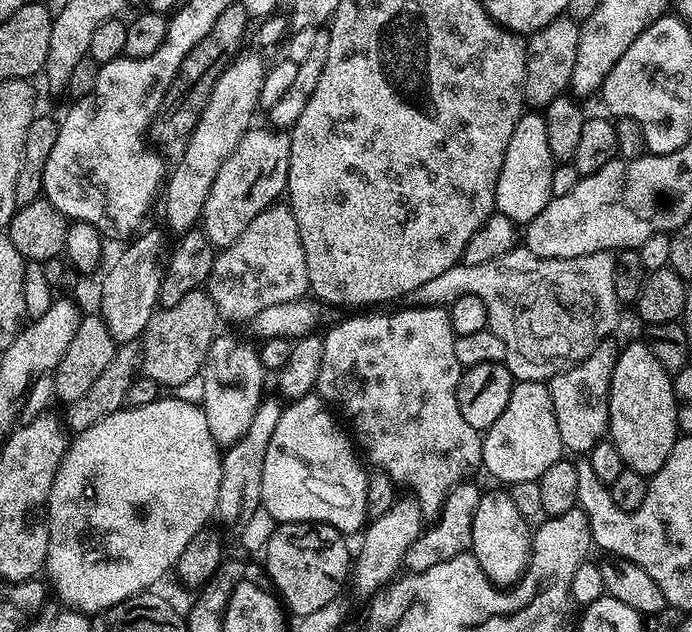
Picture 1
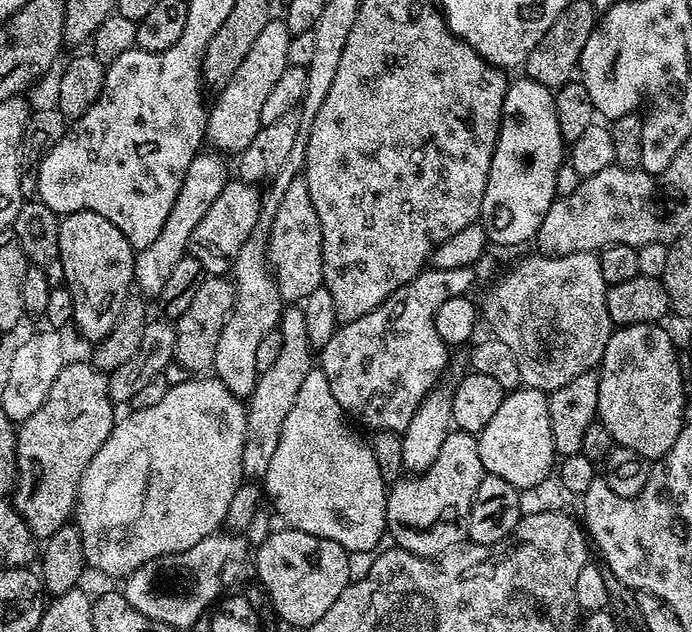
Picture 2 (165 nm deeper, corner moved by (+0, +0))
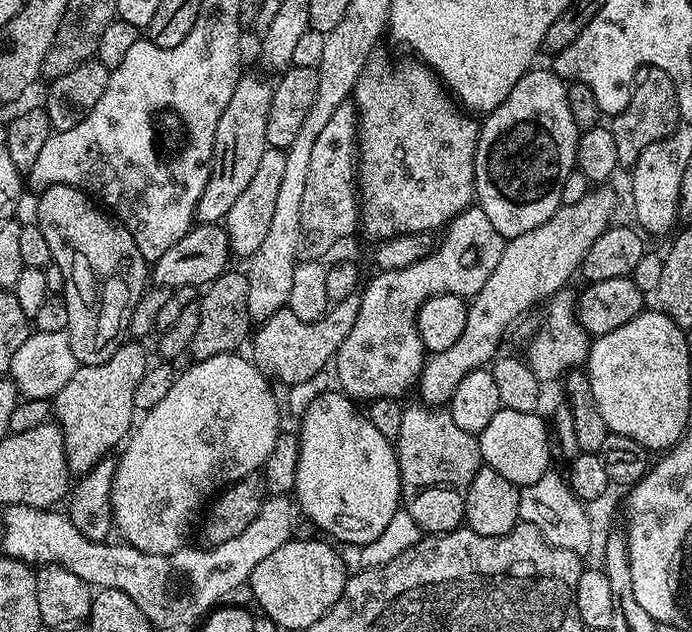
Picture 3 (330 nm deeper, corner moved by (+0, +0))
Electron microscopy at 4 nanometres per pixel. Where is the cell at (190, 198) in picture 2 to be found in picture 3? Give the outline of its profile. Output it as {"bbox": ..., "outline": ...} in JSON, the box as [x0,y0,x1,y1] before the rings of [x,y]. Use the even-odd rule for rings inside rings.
{"bbox":[196,75,273,224],"outline":[[[241,75],[238,86],[234,86],[234,94],[230,94],[230,102],[226,102],[226,110],[222,110],[222,118],[218,118],[218,130],[214,134],[214,154],[210,178],[206,182],[206,190],[202,190],[202,198],[198,198],[196,207],[196,224],[219,224],[224,215],[238,202],[238,194],[246,190],[250,178],[258,171],[258,162],[262,159],[266,142],[266,118],[270,114],[270,98],[273,85],[267,84],[260,76]]]}

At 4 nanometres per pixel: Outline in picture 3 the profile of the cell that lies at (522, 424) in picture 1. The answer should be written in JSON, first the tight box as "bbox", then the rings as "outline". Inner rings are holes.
{"bbox":[478,408,554,486],"outline":[[[500,408],[486,430],[478,433],[480,442],[480,458],[487,467],[498,470],[506,482],[517,486],[538,482],[550,471],[548,464],[554,456],[554,448],[550,443],[550,428],[544,425],[544,420],[536,412],[523,412],[522,410],[510,410]]]}

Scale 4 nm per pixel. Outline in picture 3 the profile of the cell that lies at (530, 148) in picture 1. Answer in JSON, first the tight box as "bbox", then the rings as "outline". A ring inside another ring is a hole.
{"bbox":[474,66,577,238],"outline":[[[548,66],[529,68],[522,78],[518,78],[518,82],[514,82],[514,90],[506,94],[502,103],[483,117],[474,158],[474,200],[486,218],[490,218],[498,234],[506,238],[526,234],[526,230],[542,226],[542,222],[549,220],[559,210],[562,206],[562,182],[566,182],[576,167],[577,139],[574,114],[570,114],[568,84]]]}

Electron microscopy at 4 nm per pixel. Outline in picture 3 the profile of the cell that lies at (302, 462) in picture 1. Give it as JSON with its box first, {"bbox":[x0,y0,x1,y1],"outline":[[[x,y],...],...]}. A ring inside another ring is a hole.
{"bbox":[294,390,402,546],"outline":[[[339,390],[324,392],[309,402],[308,409],[304,412],[304,421],[298,427],[300,453],[294,498],[303,515],[312,520],[325,537],[361,546],[374,542],[386,530],[386,526],[390,525],[390,518],[402,508],[402,501],[400,463],[393,441],[387,440],[374,427],[374,422],[370,422],[367,415],[355,407],[359,408]]]}

